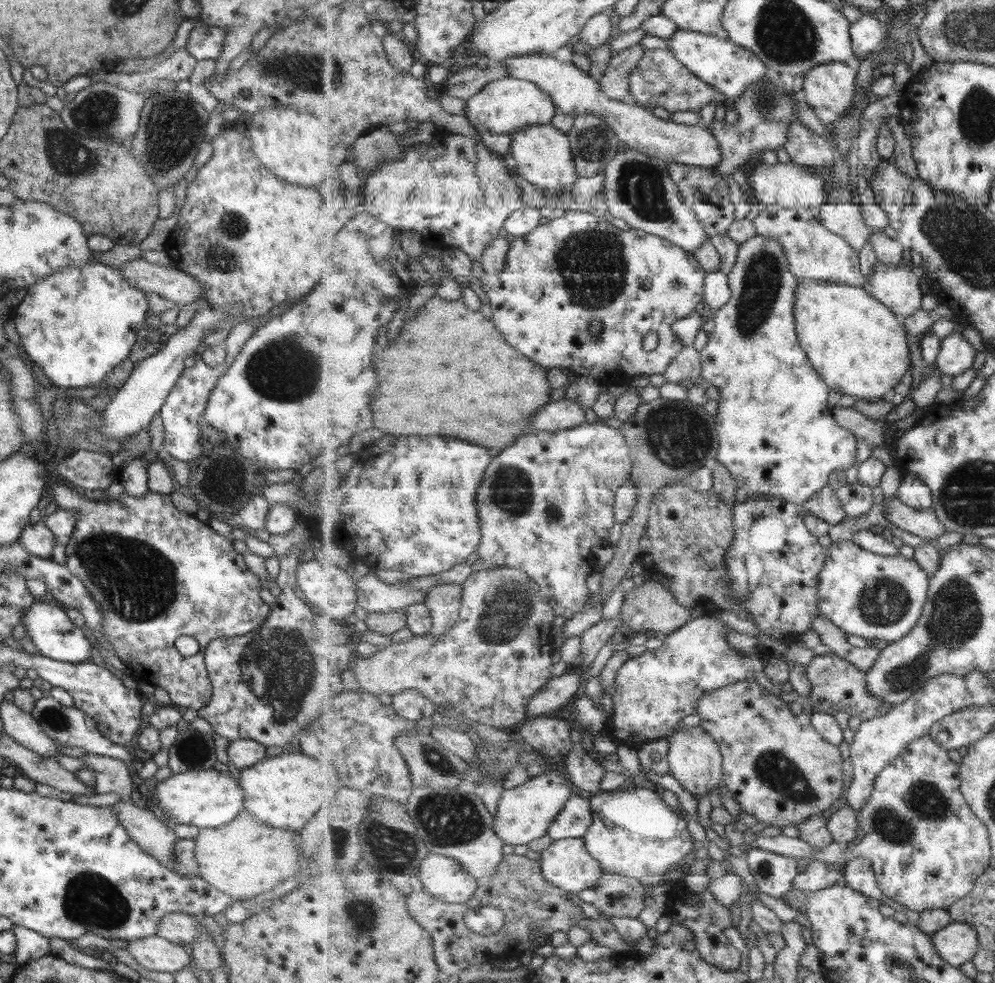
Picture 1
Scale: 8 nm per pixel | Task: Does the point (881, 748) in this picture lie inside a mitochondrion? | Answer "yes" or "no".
no

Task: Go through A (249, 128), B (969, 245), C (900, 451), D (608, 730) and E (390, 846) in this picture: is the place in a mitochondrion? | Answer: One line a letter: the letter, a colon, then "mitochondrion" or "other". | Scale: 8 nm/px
A: other
B: mitochondrion
C: other
D: other
E: mitochondrion

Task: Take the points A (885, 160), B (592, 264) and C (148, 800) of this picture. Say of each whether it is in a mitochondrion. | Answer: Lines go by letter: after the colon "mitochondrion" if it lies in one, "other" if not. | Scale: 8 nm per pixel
A: other
B: mitochondrion
C: other

